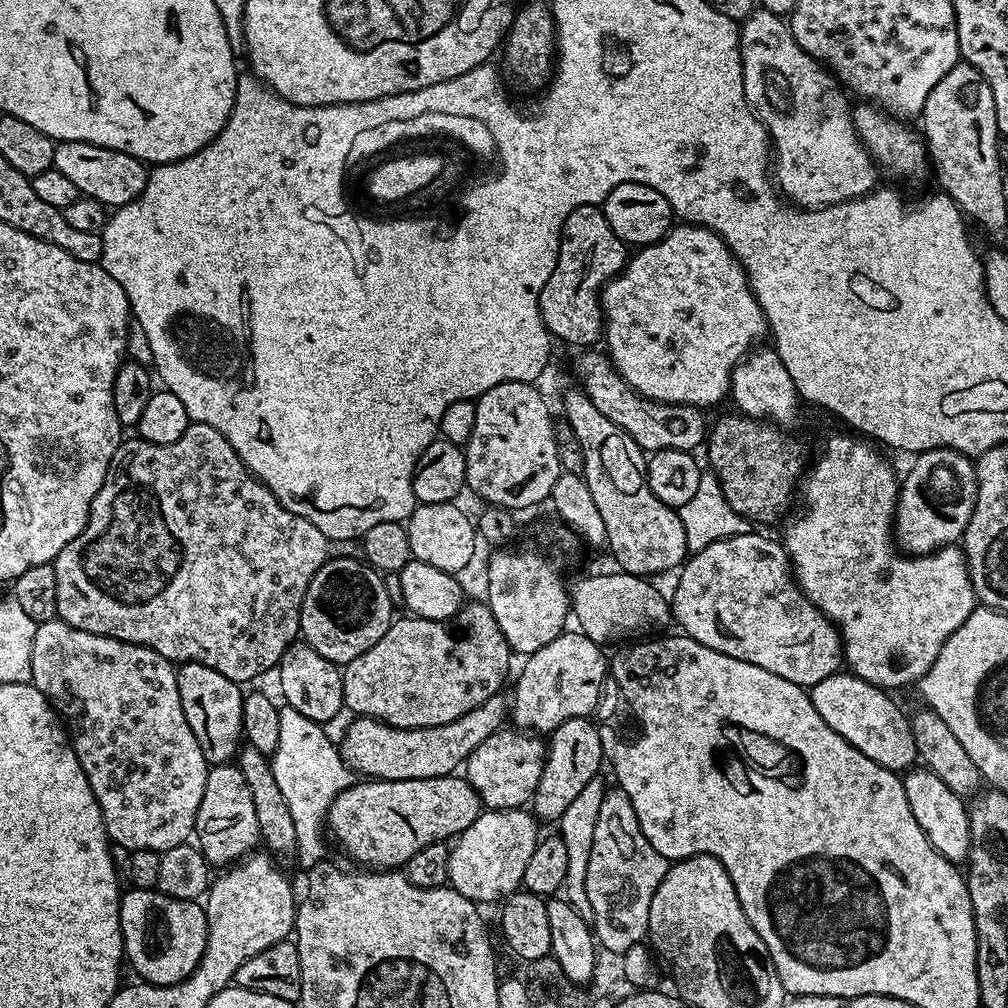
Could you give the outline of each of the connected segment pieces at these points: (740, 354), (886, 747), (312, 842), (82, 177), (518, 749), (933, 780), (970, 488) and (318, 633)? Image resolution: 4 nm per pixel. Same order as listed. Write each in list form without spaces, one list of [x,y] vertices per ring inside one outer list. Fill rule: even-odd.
[[[687,222],[677,223],[661,240],[629,255],[623,270],[604,285],[600,311],[604,314],[602,344],[618,375],[646,399],[659,404],[688,404],[699,410],[707,410],[729,395],[732,371],[763,336],[769,335],[768,320],[736,255],[718,233]]]
[[[837,674],[822,678],[822,682],[811,685],[810,695],[814,710],[818,710],[826,726],[834,729],[851,748],[857,748],[859,752],[866,754],[866,758],[873,760],[879,768],[887,768],[889,772],[900,774],[917,763],[916,743],[912,737],[909,717],[904,717],[903,710],[888,697],[891,695],[885,689],[878,688],[853,674]]]
[[[281,705],[278,720],[278,746],[270,761],[274,780],[286,800],[295,826],[297,861],[305,869],[325,861],[326,846],[322,840],[323,824],[334,798],[352,786],[354,774],[340,759],[335,743],[331,742],[319,721],[306,718],[294,707]]]
[[[73,140],[56,144],[54,166],[62,174],[66,174],[66,178],[70,178],[74,186],[78,186],[80,195],[89,196],[91,200],[96,200],[112,210],[121,208],[134,198],[138,198],[146,186],[149,173],[144,161],[130,154],[94,146],[90,142],[74,142]]]
[[[505,726],[500,731],[490,734],[486,742],[482,742],[470,753],[466,761],[466,779],[480,795],[481,805],[488,810],[501,808],[523,809],[524,804],[536,795],[536,787],[542,778],[546,744],[539,735],[525,734],[523,731],[511,732]]]
[[[913,767],[903,773],[902,779],[906,798],[910,802],[910,810],[918,826],[922,826],[926,838],[947,860],[960,862],[961,859],[963,861],[967,857],[968,849],[972,846],[972,831],[968,825],[970,812],[965,801],[958,794],[954,794],[950,786],[942,782],[942,778],[928,771],[927,767]]]
[[[935,448],[919,453],[916,460],[908,468],[908,473],[902,476],[899,485],[899,500],[896,503],[894,523],[894,540],[900,544],[905,553],[930,553],[937,546],[955,545],[963,537],[966,526],[974,514],[976,505],[976,466],[969,457],[962,455],[953,448]]]
[[[336,556],[325,560],[324,565],[314,574],[308,584],[304,601],[300,604],[300,636],[303,643],[308,644],[322,658],[331,664],[346,666],[354,658],[366,654],[370,646],[374,646],[390,630],[394,619],[392,613],[392,596],[384,585],[385,577],[369,566],[363,559],[355,560],[352,556]]]

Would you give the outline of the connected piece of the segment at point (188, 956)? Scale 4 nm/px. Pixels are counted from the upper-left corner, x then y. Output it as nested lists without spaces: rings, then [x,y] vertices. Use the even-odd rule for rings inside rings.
[[[129,887],[120,897],[120,929],[127,963],[145,984],[170,986],[182,982],[198,966],[206,950],[208,919],[194,900],[170,898],[152,888]]]

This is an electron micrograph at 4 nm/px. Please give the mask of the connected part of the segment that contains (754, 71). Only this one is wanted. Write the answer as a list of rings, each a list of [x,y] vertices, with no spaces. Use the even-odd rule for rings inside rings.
[[[756,10],[739,25],[744,93],[748,105],[768,131],[779,191],[795,207],[806,209],[828,208],[831,204],[866,196],[877,187],[878,165],[856,134],[854,112],[851,107],[848,109],[849,97],[839,79],[820,61],[806,54],[792,36],[791,27],[780,20],[783,19],[777,13]]]

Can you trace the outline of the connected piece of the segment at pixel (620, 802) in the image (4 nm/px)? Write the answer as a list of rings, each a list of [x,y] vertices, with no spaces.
[[[613,788],[597,805],[596,812],[598,821],[594,828],[594,843],[586,872],[591,921],[601,949],[622,956],[626,949],[647,937],[650,902],[668,872],[670,862],[642,834],[641,824],[624,791]]]

